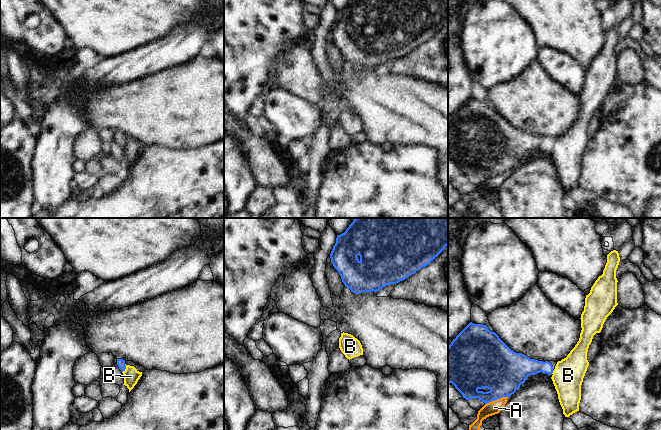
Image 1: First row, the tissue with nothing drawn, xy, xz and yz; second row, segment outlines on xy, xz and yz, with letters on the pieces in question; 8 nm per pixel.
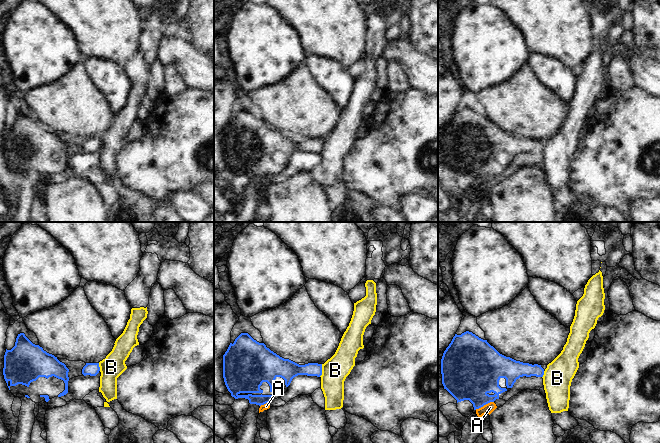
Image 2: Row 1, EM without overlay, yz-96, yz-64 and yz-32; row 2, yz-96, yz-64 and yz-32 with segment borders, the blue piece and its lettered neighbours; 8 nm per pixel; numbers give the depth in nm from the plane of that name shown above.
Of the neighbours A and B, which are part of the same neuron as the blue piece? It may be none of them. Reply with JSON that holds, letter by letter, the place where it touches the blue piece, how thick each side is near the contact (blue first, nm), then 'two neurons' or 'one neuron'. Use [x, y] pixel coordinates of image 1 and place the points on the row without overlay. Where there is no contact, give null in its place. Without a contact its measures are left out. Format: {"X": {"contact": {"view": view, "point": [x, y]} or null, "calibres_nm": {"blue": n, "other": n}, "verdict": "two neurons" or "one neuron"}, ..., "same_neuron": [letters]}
{"A": {"contact": {"view": "yz", "point": [495, 175]}, "calibres_nm": {"blue": 360, "other": 110}, "verdict": "two neurons"}, "B": {"contact": {"view": "xy", "point": [125, 144]}, "calibres_nm": {"blue": 60, "other": 130}, "verdict": "two neurons"}, "same_neuron": []}

